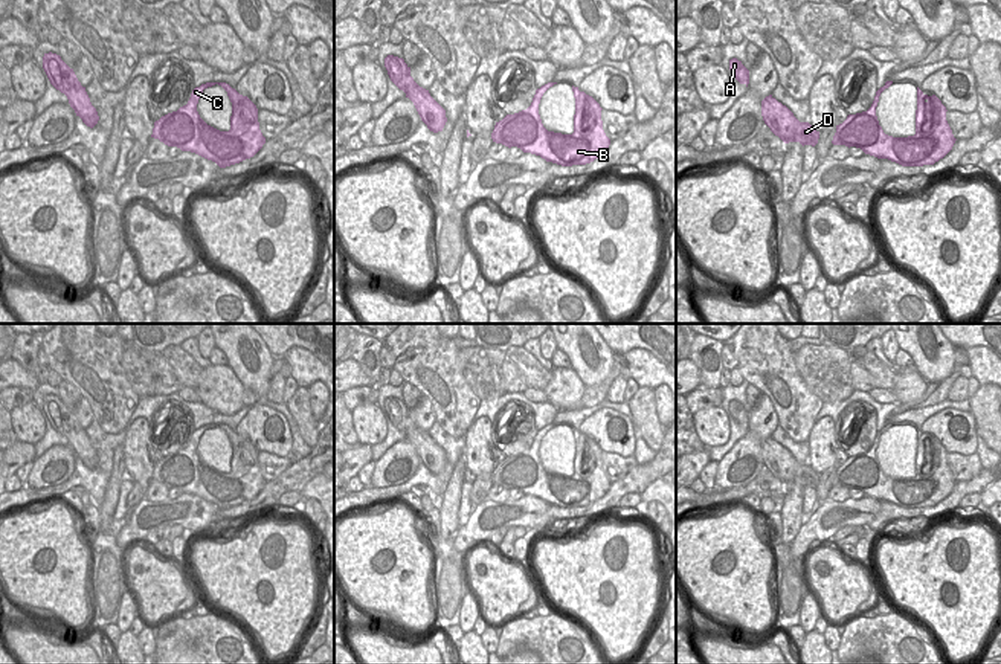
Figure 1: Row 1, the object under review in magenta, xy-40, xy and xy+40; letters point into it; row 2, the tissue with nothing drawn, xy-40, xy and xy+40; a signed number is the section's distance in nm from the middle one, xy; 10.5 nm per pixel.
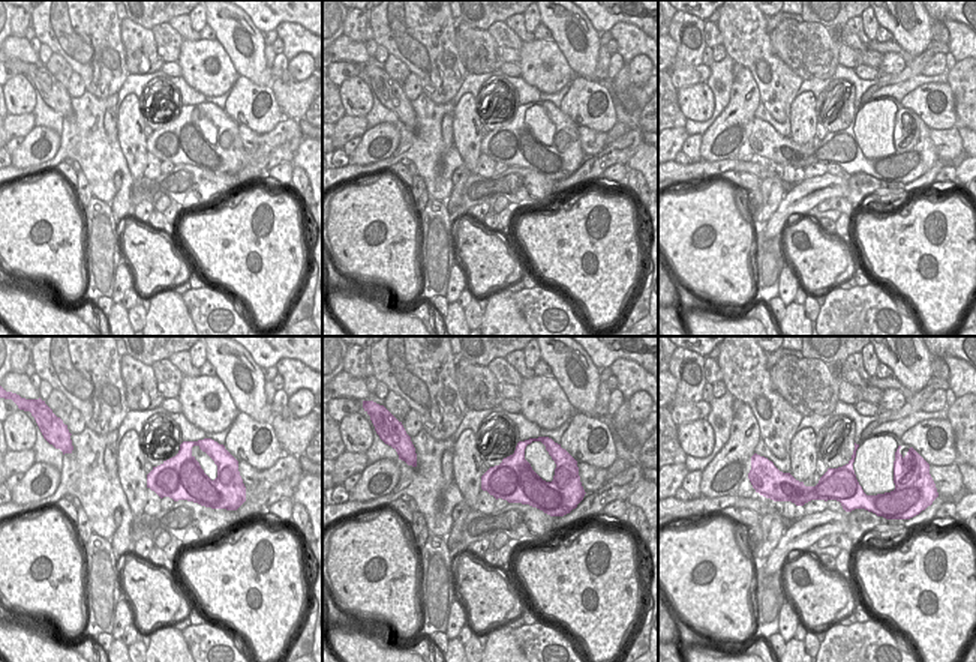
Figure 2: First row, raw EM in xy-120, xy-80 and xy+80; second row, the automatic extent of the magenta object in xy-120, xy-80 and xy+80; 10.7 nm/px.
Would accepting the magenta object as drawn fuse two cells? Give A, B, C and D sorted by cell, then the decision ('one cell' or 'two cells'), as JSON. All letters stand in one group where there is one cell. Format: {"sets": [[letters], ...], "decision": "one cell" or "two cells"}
{"sets": [["A", "B", "C", "D"]], "decision": "one cell"}

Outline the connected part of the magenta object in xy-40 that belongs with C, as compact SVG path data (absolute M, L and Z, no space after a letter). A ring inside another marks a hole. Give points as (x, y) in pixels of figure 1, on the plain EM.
M206 424L195 429L186 447L154 464L151 479L168 488L195 495L226 510L253 499L266 485L259 472L258 450L226 424ZM221 427L232 444L230 472L220 473L208 467L197 453L204 430Z

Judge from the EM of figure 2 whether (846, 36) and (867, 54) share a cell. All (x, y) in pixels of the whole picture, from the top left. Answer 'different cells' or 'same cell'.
same cell

